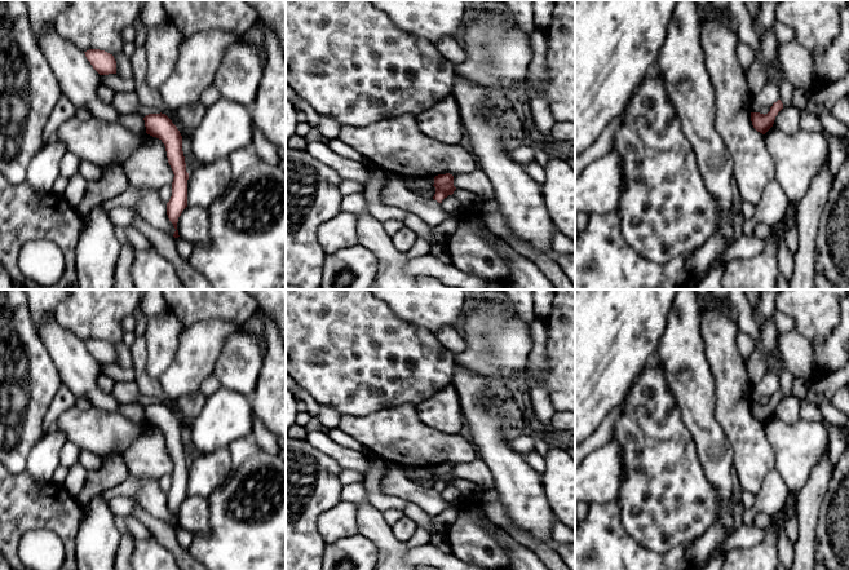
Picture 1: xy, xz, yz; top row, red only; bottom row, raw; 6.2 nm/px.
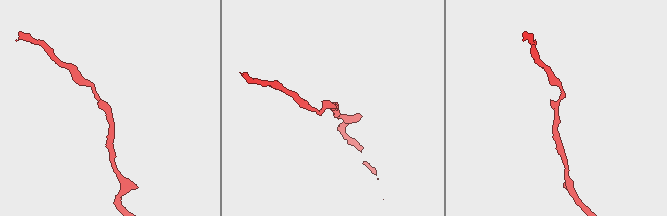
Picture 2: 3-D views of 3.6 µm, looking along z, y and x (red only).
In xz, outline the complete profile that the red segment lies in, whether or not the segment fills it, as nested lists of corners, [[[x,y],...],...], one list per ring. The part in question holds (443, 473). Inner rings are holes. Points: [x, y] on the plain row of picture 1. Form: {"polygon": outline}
{"polygon": [[[450,463],[435,465],[433,476],[435,477],[433,489],[438,492],[442,492],[445,487],[452,485],[456,480],[456,477],[454,476],[454,465]]]}

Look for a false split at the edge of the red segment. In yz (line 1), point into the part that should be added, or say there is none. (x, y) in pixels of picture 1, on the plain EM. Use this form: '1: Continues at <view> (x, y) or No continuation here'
1: No continuation here

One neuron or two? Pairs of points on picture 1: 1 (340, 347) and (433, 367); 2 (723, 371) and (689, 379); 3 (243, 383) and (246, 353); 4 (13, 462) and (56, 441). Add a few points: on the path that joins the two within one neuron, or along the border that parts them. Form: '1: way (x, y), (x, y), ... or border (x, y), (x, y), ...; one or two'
1: way (363, 352), (392, 352), (398, 356), (410, 356); one
2: border (703, 345), (712, 376), (716, 403); two
3: way (243, 375), (243, 361); one
4: border (45, 434), (31, 450), (25, 469); two

